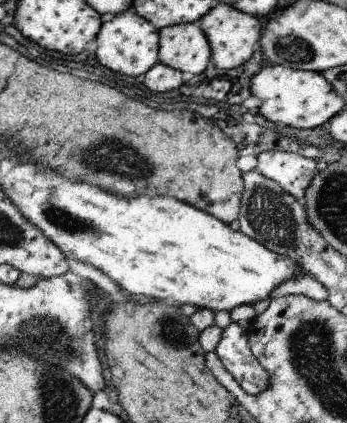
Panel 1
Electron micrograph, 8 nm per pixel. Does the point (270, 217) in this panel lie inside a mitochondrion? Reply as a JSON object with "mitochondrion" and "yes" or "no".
{"mitochondrion":"yes"}

